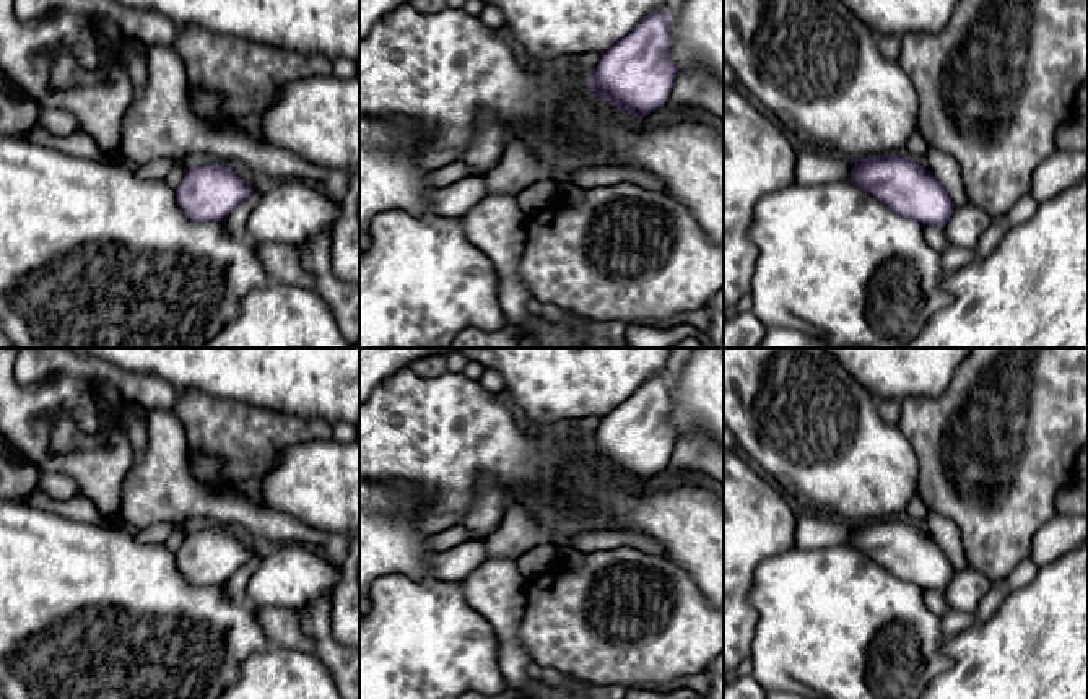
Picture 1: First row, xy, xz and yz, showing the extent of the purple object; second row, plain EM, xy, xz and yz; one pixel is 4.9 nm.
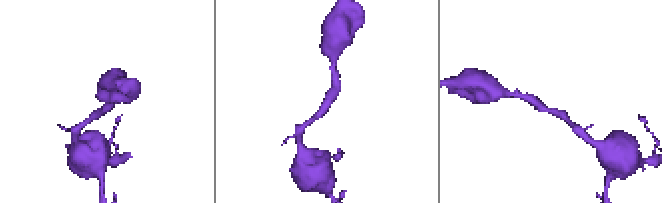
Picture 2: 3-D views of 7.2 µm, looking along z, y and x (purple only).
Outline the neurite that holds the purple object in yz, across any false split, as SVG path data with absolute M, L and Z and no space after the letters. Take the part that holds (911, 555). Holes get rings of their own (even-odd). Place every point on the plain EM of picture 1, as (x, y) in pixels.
M891 517L852 523L852 530L849 546L922 590L943 592L956 574L943 549L912 522Z

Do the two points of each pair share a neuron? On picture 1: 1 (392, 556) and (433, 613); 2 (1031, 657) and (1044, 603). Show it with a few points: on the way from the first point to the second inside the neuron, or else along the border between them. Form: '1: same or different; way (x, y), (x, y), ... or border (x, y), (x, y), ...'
1: different; border (433, 576), (409, 577), (387, 573), (376, 577)
2: same; way (1044, 644), (1044, 616)

